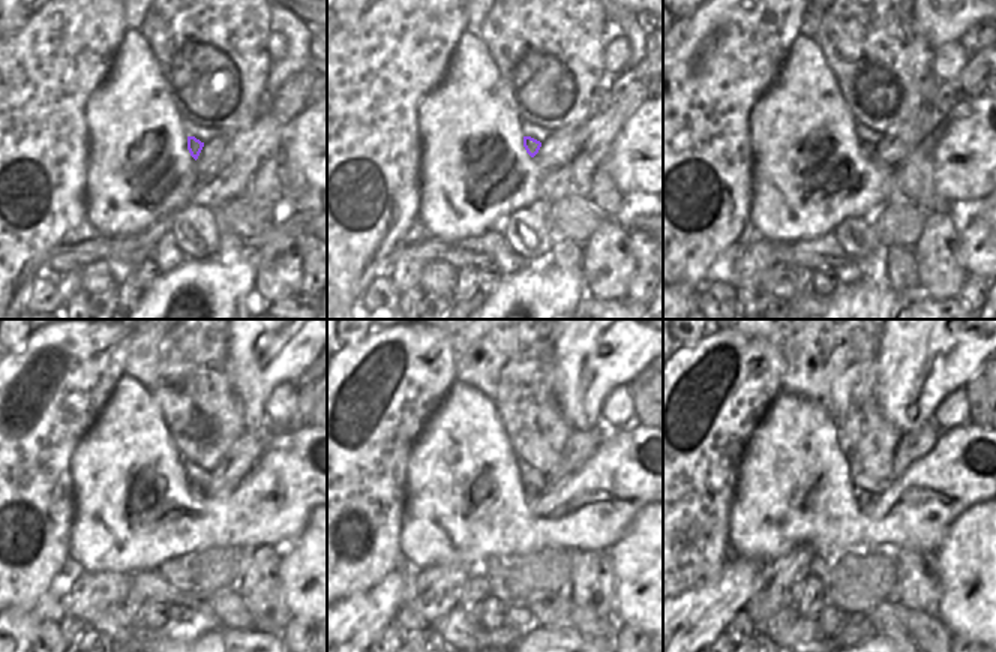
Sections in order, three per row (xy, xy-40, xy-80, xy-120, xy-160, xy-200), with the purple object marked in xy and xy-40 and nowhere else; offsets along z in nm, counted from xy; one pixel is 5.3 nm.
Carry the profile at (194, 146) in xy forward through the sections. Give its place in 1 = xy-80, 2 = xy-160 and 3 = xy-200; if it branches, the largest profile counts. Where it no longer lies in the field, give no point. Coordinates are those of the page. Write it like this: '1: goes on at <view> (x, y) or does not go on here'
1: goes on at xy-80 (867, 149)
2: goes on at xy-160 (531, 493)
3: goes on at xy-200 (866, 499)

